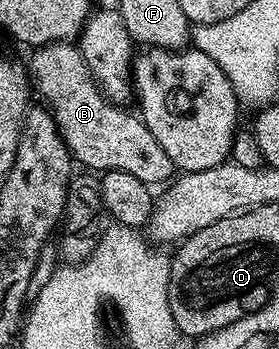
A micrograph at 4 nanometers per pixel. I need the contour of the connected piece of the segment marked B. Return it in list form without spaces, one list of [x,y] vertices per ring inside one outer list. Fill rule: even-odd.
[[[54,41],[51,45],[34,48],[30,53],[33,54],[29,57],[27,73],[35,86],[36,96],[38,93],[46,101],[42,102],[53,114],[57,130],[78,166],[106,173],[123,171],[135,175],[135,179],[150,187],[164,186],[174,176],[167,151],[159,147],[155,135],[147,131],[140,116],[133,114],[132,117],[125,107],[105,97],[76,44]]]

